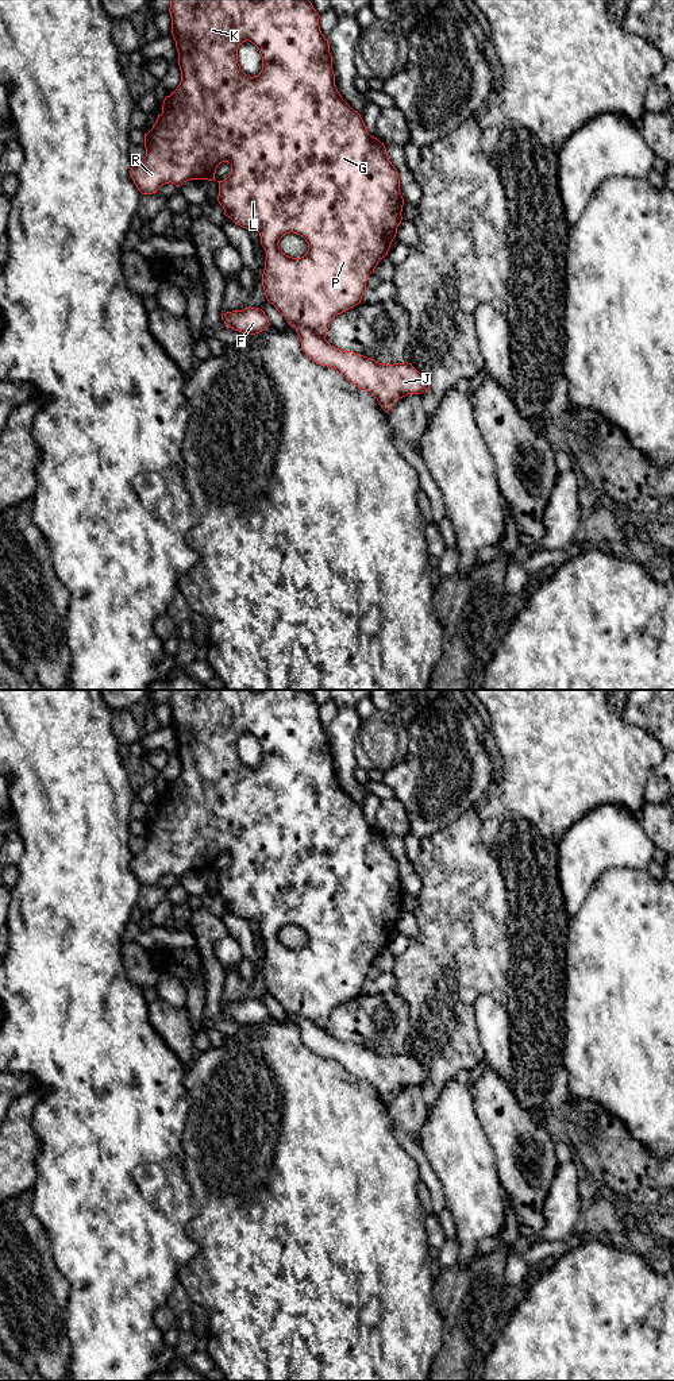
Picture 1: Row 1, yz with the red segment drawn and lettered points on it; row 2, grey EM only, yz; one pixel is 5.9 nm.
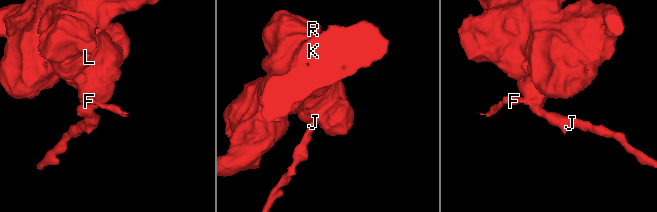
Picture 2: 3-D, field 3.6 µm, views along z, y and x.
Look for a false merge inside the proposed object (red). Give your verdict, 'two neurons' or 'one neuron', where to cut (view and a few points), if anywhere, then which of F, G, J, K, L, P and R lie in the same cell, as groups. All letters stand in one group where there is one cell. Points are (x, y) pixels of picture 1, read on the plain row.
two neurons | yz (295, 1018), (307, 1018), (324, 1030) | F J / G K L P R

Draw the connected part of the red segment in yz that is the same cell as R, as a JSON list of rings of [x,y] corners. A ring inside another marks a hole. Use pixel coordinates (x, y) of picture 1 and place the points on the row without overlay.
[[[170,690],[169,703],[172,707],[172,726],[178,742],[177,753],[181,761],[181,774],[170,787],[165,788],[162,805],[158,806],[153,819],[145,825],[146,848],[132,856],[130,867],[142,886],[153,886],[169,873],[178,879],[189,871],[212,872],[217,857],[222,853],[228,853],[231,865],[226,871],[217,872],[217,892],[223,898],[224,906],[235,915],[247,921],[255,919],[259,923],[261,936],[266,942],[262,977],[267,992],[276,998],[292,1018],[308,1019],[326,1030],[331,1011],[361,995],[369,967],[374,964],[378,953],[388,946],[396,929],[397,918],[403,911],[404,896],[398,864],[389,852],[384,834],[367,823],[361,806],[338,783],[328,730],[321,725],[320,706],[308,690]],[[246,732],[255,736],[262,748],[262,761],[255,768],[244,765],[238,755],[238,740]],[[290,923],[303,927],[308,934],[308,942],[301,949],[288,948],[280,941],[280,930]]]

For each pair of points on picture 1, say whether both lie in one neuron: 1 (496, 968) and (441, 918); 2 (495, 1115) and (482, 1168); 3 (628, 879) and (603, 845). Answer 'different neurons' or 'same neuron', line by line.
1: same neuron
2: different neurons
3: different neurons

